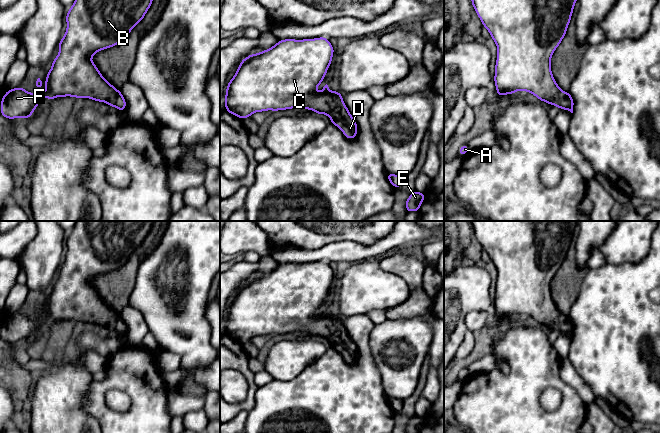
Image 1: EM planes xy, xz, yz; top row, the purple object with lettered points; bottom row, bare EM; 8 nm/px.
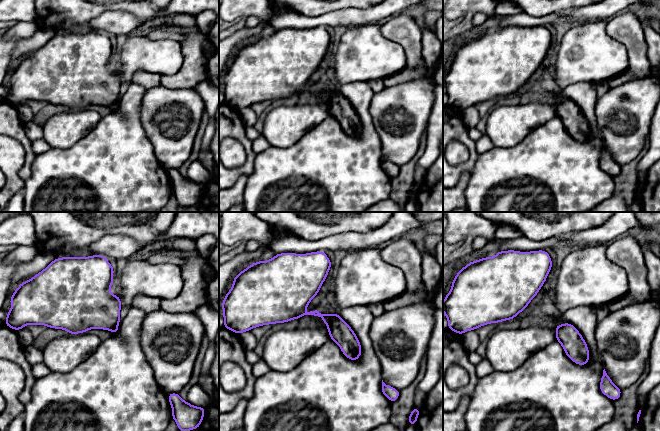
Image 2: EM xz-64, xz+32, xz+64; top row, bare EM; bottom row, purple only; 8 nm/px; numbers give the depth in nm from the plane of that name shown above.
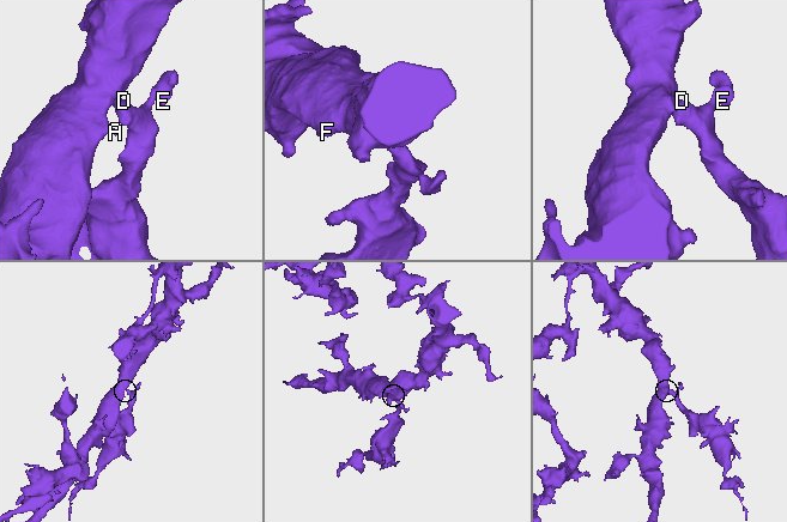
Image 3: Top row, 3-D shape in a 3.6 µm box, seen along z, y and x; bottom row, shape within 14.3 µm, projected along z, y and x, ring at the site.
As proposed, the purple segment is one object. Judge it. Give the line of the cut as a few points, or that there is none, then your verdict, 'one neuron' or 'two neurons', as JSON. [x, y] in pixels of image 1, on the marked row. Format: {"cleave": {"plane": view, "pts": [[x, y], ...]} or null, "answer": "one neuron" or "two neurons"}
{"cleave": null, "answer": "one neuron"}

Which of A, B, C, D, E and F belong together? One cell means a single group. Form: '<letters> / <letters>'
A B C D E F

